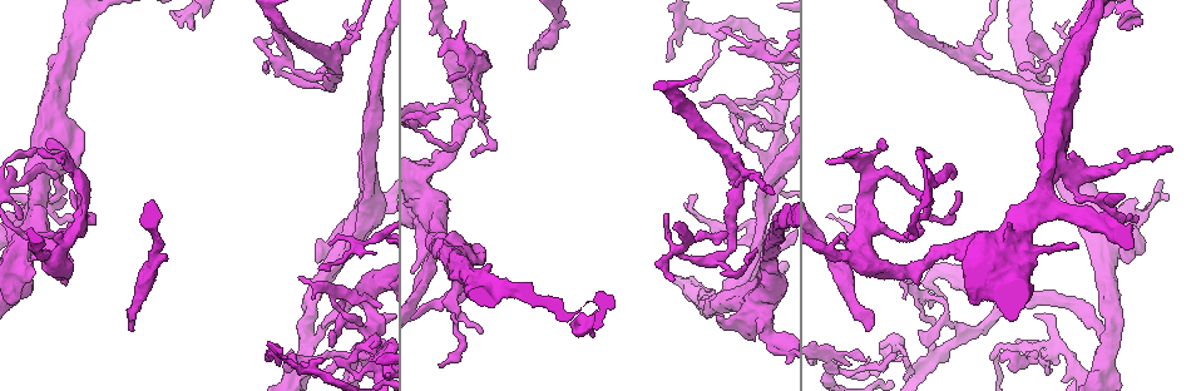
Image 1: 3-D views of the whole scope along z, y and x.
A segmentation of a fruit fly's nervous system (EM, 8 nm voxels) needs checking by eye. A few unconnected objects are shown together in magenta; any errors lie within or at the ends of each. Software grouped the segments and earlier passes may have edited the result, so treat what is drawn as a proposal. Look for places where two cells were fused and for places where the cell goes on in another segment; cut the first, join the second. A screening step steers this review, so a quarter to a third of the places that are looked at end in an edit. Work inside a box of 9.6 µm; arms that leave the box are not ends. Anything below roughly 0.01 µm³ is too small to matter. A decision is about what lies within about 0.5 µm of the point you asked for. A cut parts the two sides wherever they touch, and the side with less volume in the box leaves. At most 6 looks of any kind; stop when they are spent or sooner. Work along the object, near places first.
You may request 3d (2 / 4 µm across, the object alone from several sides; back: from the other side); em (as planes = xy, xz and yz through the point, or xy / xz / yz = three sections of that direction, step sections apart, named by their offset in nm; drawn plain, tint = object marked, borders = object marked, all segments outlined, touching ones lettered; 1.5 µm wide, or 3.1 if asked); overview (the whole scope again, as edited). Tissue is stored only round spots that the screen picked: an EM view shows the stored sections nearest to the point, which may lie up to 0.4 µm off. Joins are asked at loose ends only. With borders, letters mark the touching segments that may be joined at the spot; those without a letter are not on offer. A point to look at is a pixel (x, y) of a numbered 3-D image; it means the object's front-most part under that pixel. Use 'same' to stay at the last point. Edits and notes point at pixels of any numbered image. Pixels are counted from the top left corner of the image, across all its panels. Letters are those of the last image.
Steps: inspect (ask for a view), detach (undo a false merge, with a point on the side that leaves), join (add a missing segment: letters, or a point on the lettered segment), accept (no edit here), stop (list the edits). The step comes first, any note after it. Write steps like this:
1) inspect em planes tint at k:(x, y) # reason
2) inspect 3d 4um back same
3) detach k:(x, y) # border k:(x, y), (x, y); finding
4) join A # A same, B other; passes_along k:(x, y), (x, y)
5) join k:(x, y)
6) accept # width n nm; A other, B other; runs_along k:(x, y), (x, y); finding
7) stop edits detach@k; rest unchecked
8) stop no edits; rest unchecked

inspect 3d 2um at 1:(677, 34) # abrupt turn

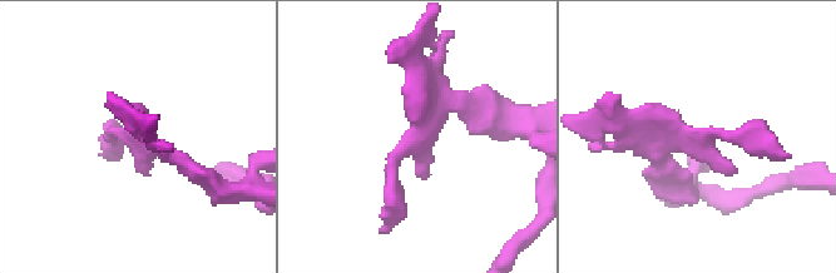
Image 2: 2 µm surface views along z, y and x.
inspect em planes tint at 2:(696, 136)

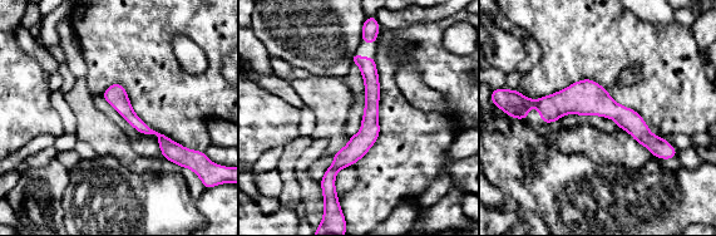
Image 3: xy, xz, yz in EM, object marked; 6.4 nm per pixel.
inspect em planes borders same

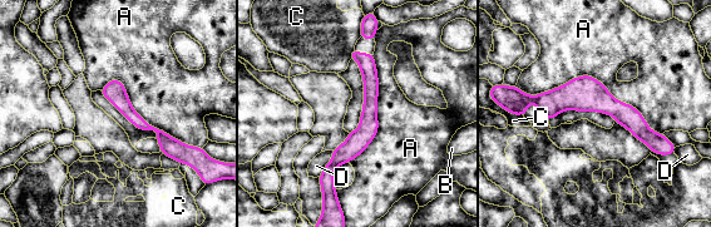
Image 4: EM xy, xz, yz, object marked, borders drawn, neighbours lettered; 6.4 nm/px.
accept # longest_contact A 800 nm; A other, B other, C other, D other; continuous, no second cell

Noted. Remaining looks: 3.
inspect 3d 4um back at 1:(331, 243) # tapers out

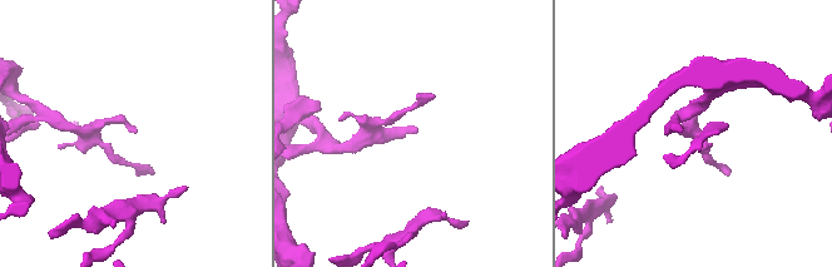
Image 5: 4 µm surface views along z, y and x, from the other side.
inspect em planes plain at 5:(137, 131)

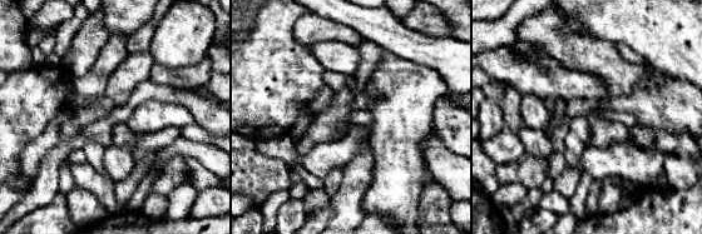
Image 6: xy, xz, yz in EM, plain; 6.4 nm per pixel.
inspect em planes borders same

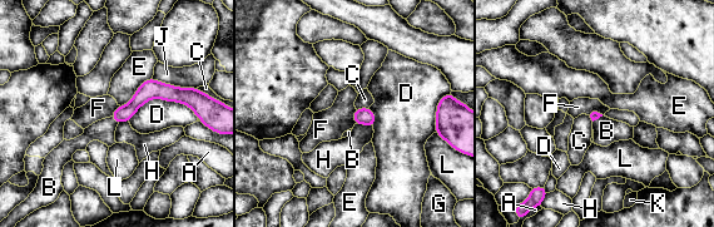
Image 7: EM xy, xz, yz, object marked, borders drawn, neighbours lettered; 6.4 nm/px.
join B # longest_contact D 460 nm; A other, B same, C other, D other, E other, F other, G other, H other, J other, K other, L other; the cell continues

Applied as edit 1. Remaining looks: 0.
stop edits join@7; rest unchecked

